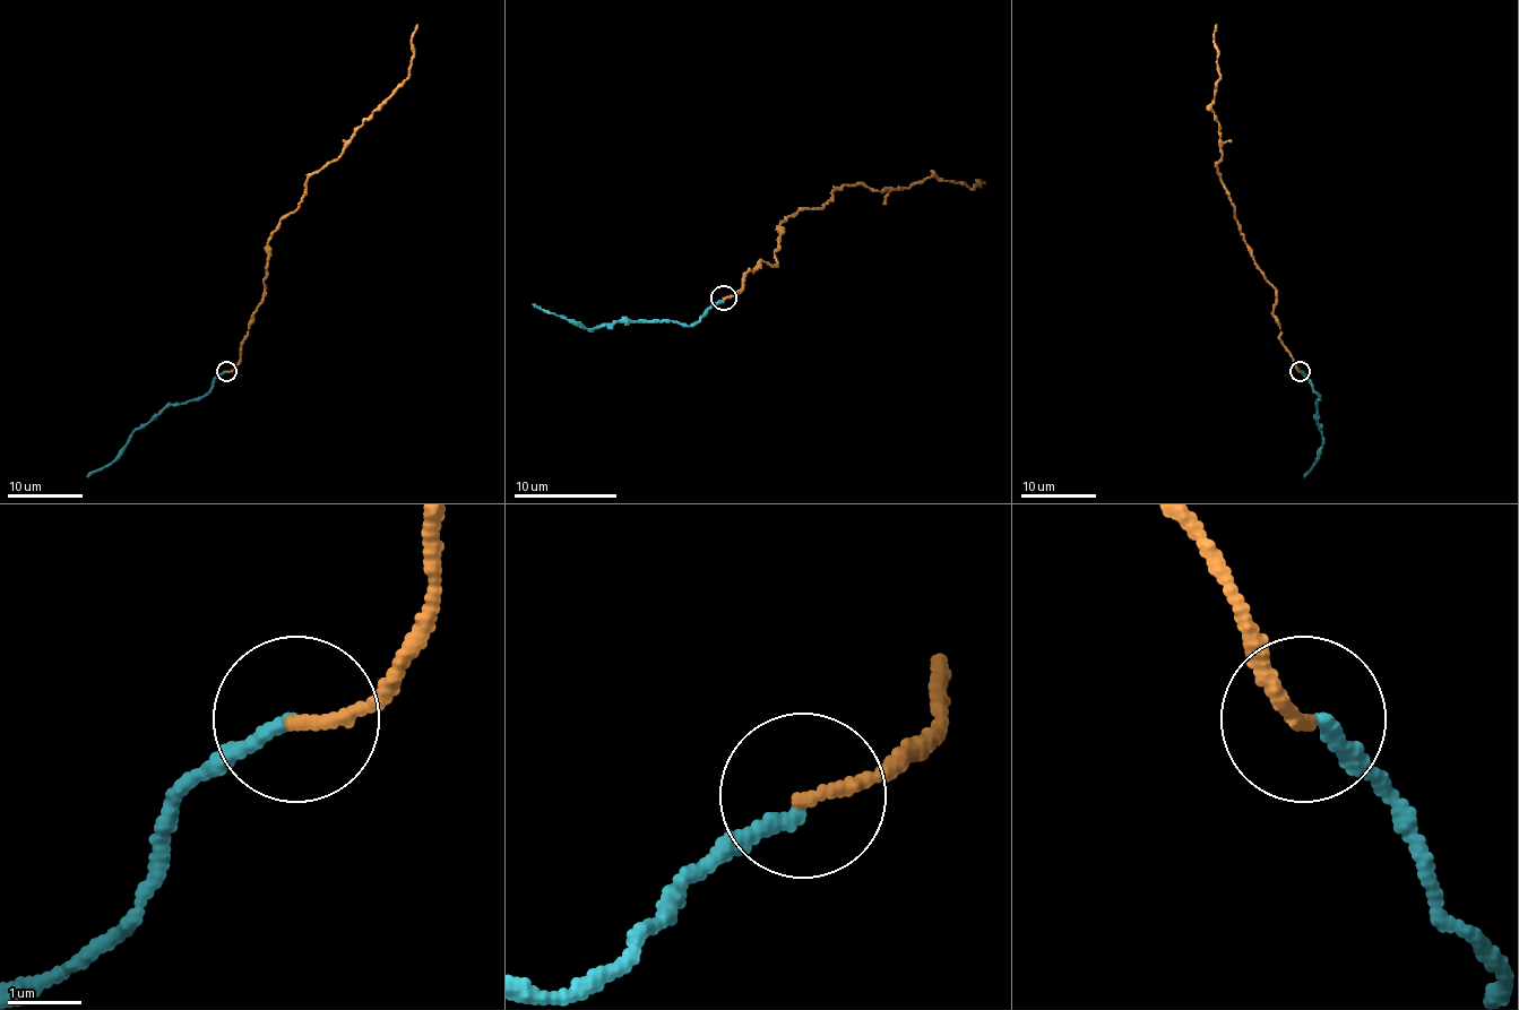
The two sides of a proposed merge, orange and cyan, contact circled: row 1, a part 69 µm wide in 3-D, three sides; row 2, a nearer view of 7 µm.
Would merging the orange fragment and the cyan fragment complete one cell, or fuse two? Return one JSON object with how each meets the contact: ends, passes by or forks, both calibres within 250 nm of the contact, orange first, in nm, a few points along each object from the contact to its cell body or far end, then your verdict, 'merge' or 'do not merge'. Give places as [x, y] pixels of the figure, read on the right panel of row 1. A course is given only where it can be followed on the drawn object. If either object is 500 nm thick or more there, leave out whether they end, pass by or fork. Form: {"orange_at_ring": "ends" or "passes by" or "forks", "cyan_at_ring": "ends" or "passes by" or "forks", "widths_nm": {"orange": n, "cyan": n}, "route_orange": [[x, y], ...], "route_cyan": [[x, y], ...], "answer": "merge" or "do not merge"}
{"orange_at_ring": "ends", "cyan_at_ring": "ends", "widths_nm": {"orange": 180, "cyan": 180}, "route_orange": [[1299, 370], [1272, 314], [1275, 287], [1254, 261], [1216, 164], [1222, 154], [1210, 104], [1220, 76], [1216, 25]], "route_cyan": [[1301, 370], [1320, 397], [1315, 421], [1321, 430], [1321, 452], [1304, 477]], "answer": "merge"}

